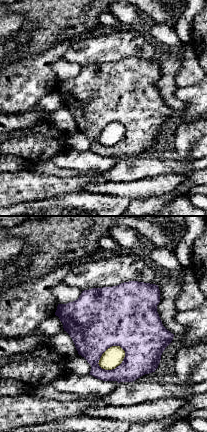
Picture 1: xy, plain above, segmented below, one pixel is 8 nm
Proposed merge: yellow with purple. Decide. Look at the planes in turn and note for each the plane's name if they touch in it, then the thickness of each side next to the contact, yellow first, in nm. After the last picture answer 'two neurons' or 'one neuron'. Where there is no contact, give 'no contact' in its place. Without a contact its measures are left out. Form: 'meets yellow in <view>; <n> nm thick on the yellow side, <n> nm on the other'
meets yellow in xy; 160 nm thick on the yellow side, 480 nm on the other

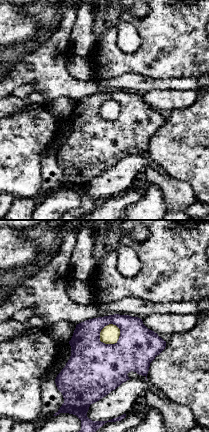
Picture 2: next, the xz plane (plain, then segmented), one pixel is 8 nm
meets yellow in xz; 150 nm thick on the yellow side, 440 nm on the other

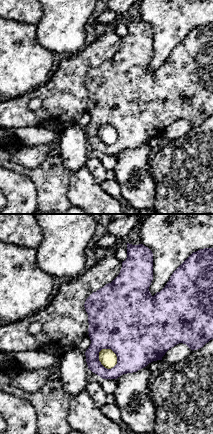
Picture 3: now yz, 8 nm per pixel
meets yellow in yz; 140 nm thick on the yellow side, 300 nm on the other

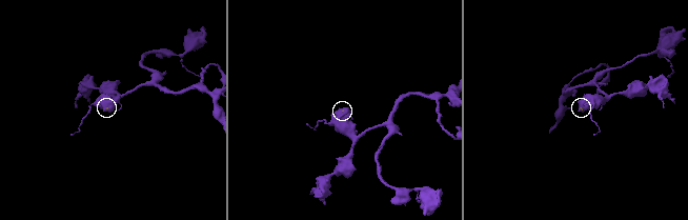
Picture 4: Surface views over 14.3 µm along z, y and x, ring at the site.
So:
two neurons

